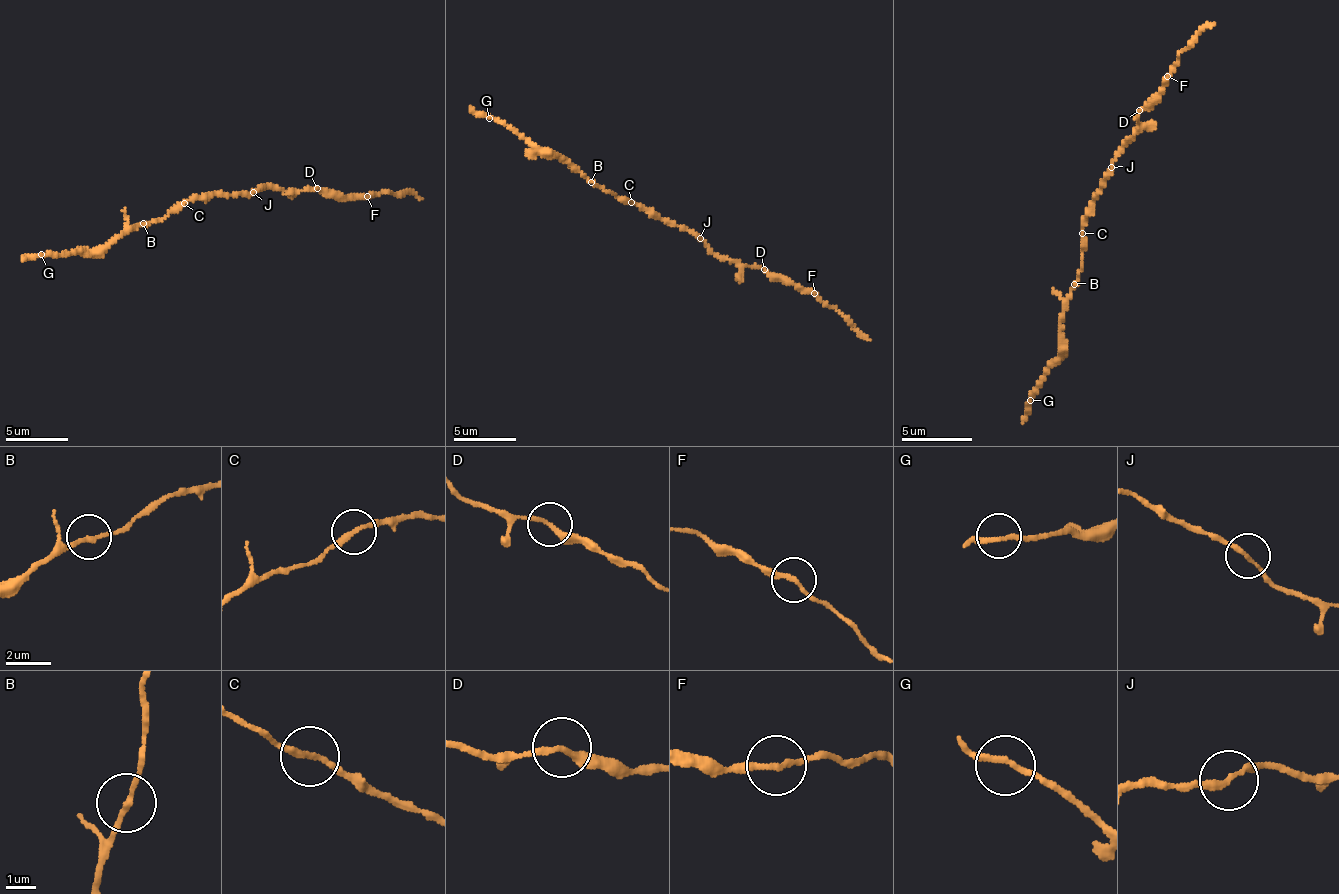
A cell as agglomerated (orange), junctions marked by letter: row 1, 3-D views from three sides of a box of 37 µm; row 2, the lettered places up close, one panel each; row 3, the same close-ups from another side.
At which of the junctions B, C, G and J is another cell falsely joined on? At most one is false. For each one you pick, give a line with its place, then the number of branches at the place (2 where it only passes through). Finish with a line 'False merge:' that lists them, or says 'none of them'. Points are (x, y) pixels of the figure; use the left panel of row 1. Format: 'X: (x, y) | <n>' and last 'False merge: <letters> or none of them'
False merge: none of them

